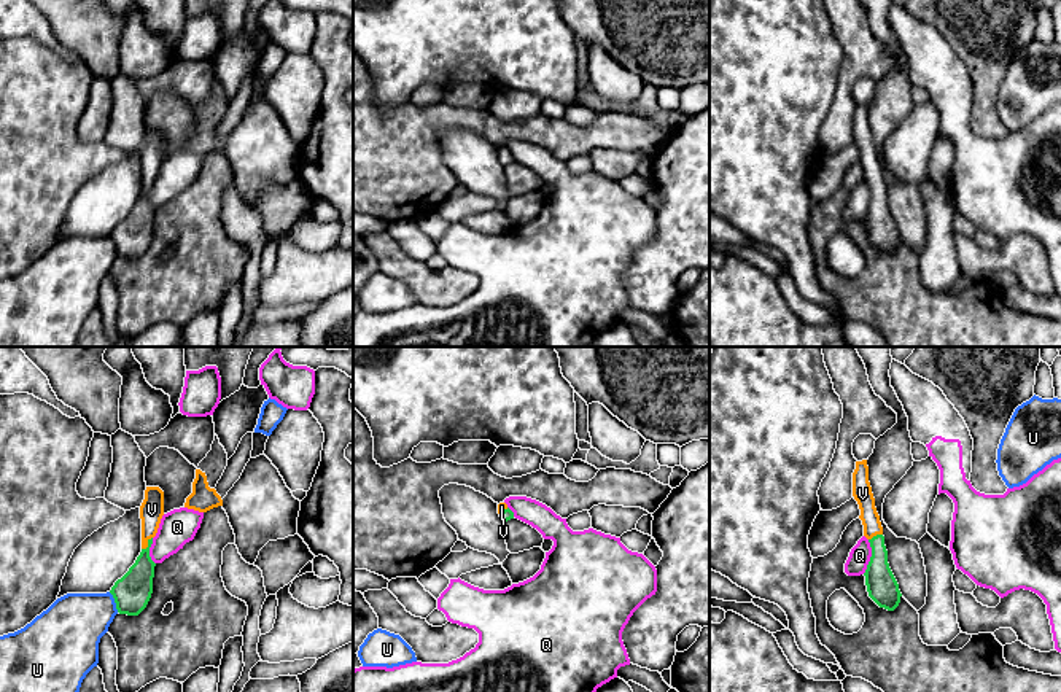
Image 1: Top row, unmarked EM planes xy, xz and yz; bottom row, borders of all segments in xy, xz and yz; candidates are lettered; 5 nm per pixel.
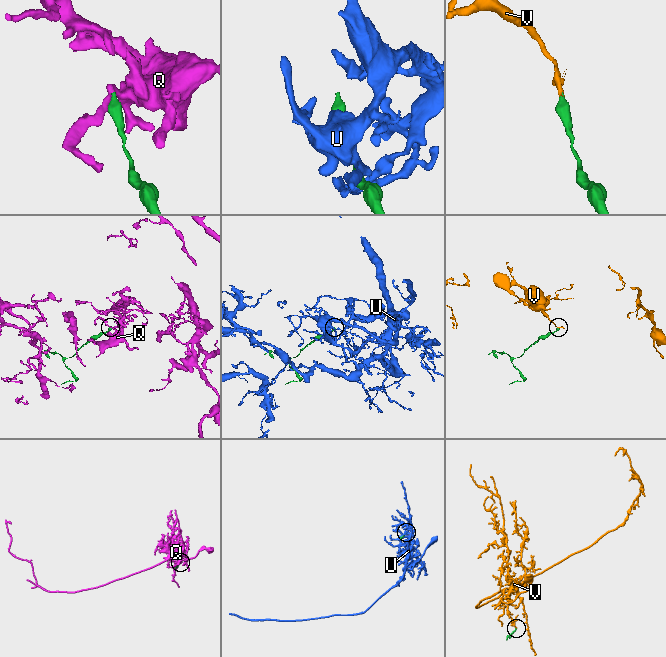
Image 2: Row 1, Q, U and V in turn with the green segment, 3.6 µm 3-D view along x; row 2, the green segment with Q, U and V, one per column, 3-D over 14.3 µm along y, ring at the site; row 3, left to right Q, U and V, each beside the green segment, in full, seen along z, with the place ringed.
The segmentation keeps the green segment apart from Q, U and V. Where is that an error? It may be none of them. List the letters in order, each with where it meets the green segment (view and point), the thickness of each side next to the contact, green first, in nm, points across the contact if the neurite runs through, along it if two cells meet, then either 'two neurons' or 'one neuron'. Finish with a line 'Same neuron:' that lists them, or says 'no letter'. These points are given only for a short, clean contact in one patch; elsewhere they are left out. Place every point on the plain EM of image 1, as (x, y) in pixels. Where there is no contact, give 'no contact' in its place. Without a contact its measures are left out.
Q: meets green in yz at (870, 201); 160 nm thick on the green side, 110 nm on the other; border along yz (869, 183), (870, 204), (862, 217); two neurons
U: meets green in xy at (115, 245); 190 nm thick on the green side, 300 nm on the other; two neurons
V: meets green in xy at (148, 188); 180 nm thick on the green side, 120 nm on the other; runs through xy (134, 233), (148, 188), (151, 153); one neuron
Same neuron: V

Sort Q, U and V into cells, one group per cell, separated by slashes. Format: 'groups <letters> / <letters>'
groups Q / U / V

